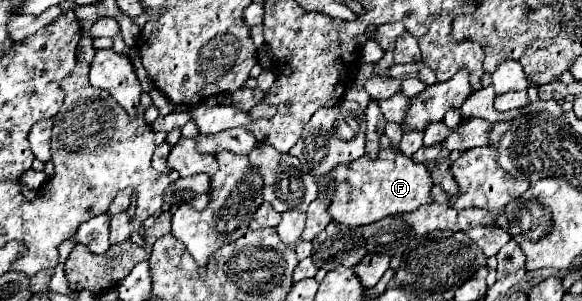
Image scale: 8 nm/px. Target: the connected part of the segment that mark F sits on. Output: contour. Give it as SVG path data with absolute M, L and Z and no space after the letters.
M386 135L380 137L380 151L376 159L362 155L358 161L340 163L326 177L332 179L328 191L332 201L328 213L336 223L342 225L358 225L358 227L370 225L374 221L380 221L382 217L414 211L420 205L432 201L430 197L432 179L426 165L414 163L410 157L392 149Z

